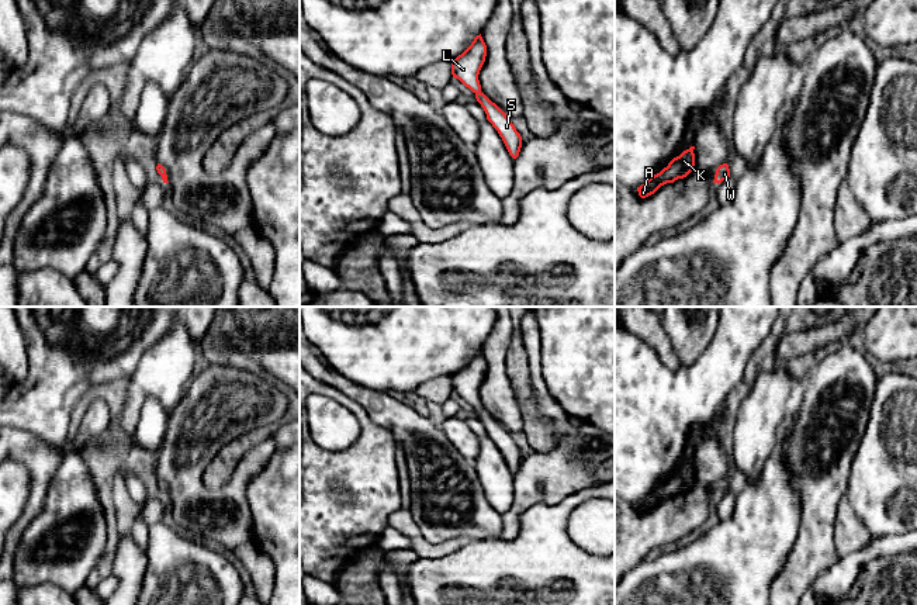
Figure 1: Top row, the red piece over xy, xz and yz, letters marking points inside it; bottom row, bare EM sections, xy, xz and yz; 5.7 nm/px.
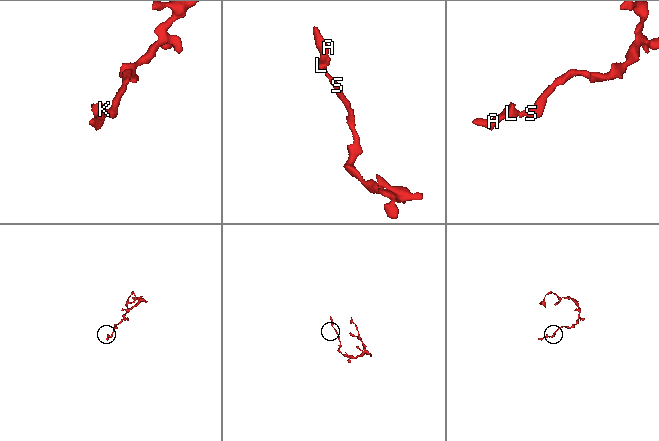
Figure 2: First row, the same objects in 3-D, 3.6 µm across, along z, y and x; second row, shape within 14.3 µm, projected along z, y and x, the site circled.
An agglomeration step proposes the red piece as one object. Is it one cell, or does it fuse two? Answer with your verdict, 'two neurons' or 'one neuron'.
one neuron

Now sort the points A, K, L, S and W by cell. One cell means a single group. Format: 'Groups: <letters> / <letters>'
Groups: A K L S W

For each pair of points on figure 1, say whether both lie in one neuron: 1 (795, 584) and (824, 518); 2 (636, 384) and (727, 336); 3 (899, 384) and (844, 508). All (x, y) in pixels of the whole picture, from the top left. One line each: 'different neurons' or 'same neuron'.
1: same neuron
2: same neuron
3: different neurons

